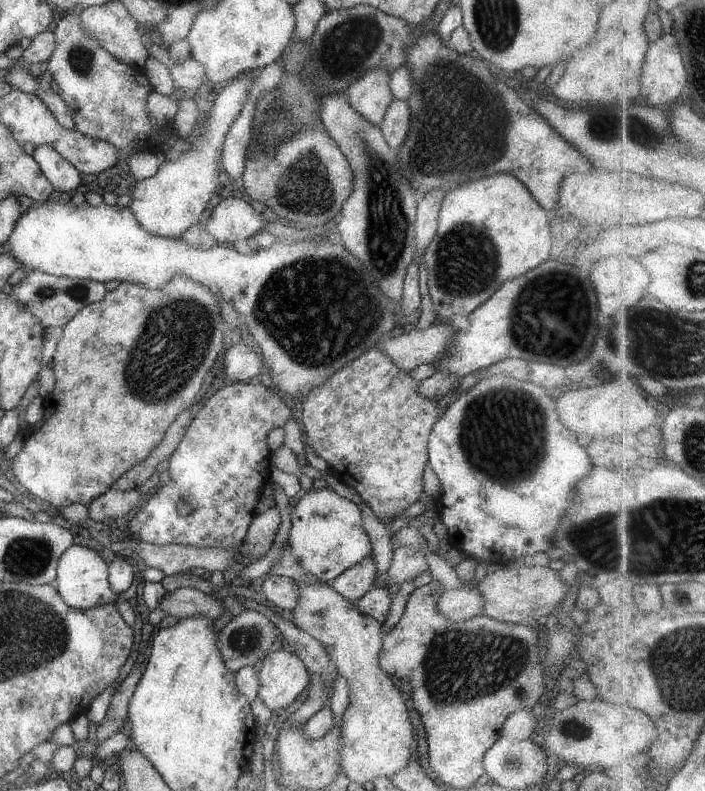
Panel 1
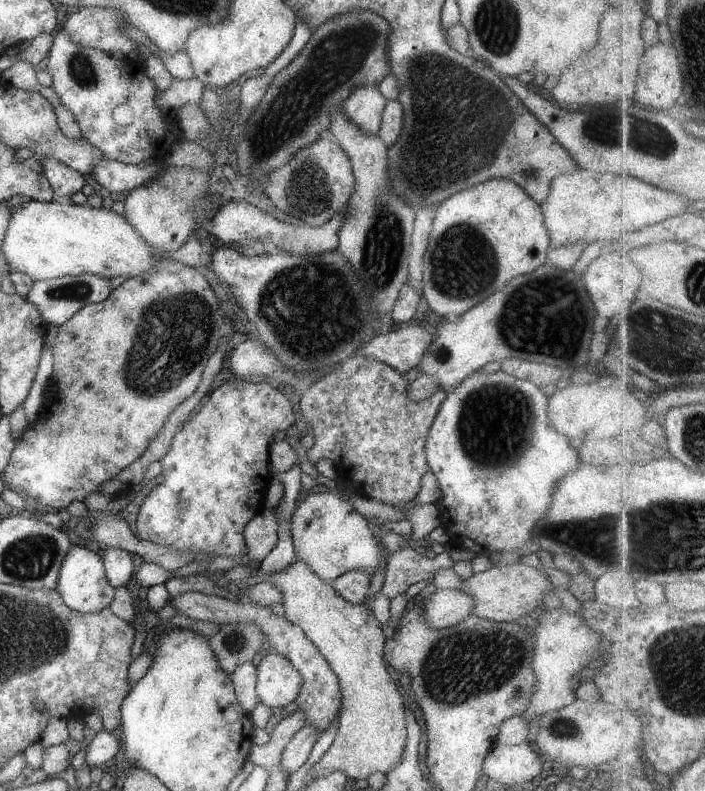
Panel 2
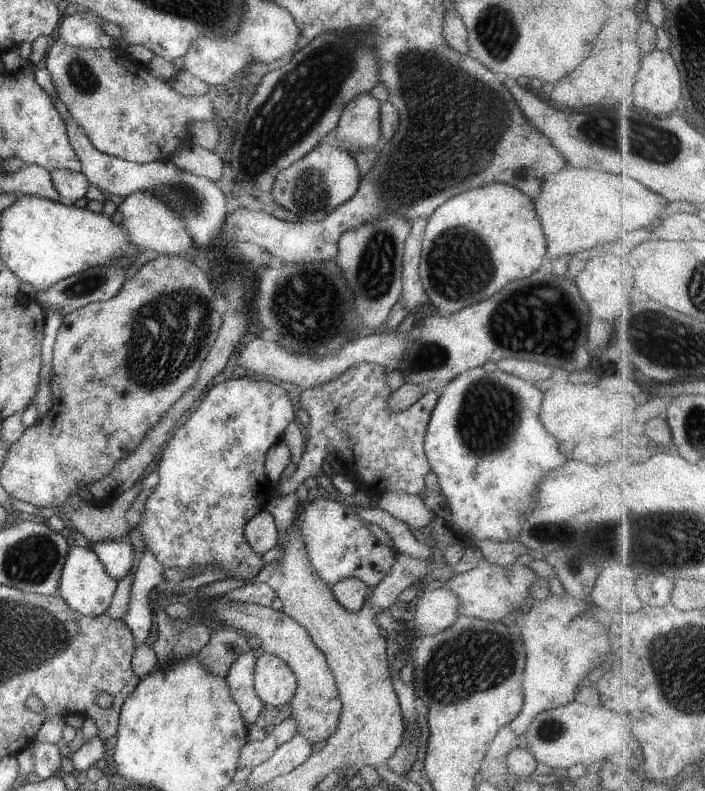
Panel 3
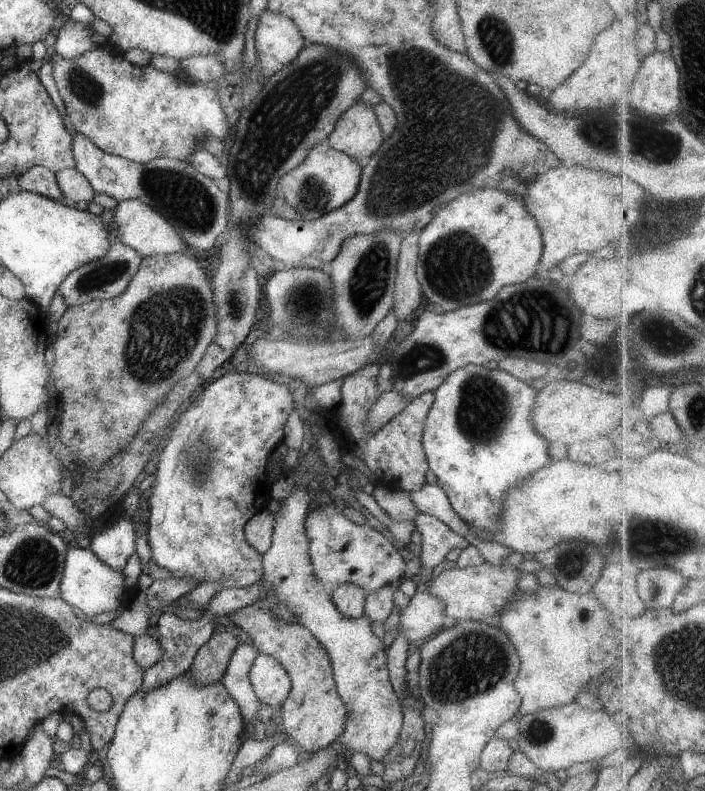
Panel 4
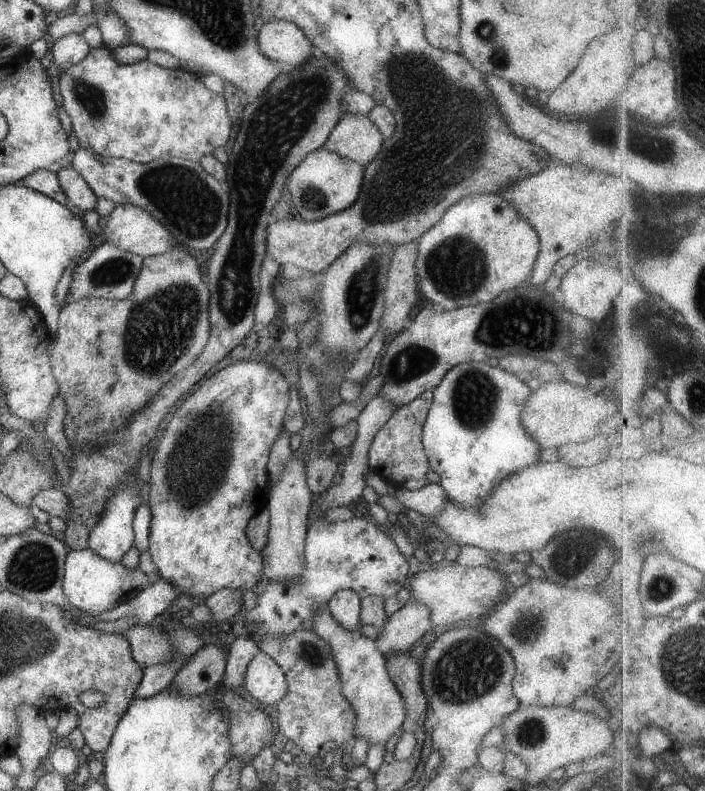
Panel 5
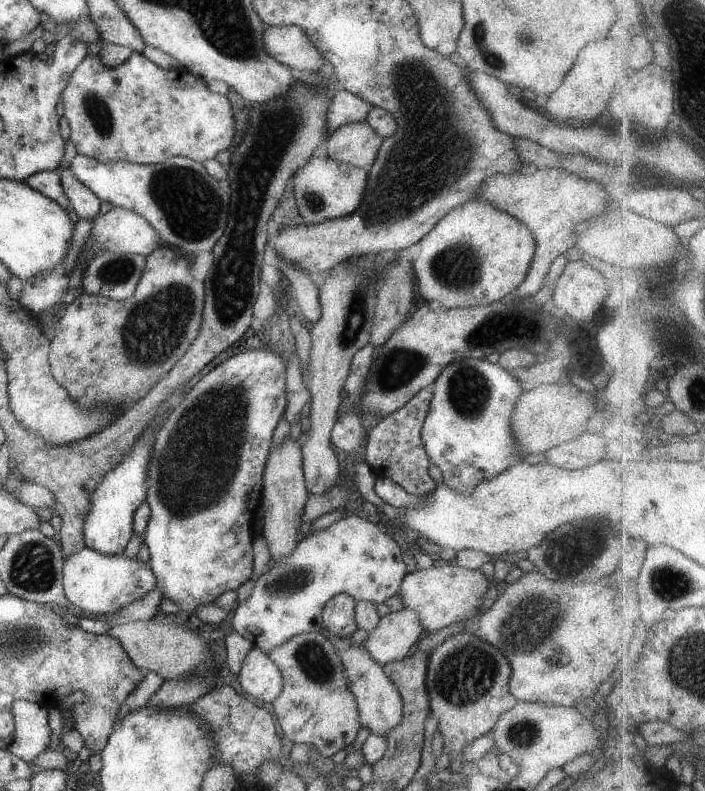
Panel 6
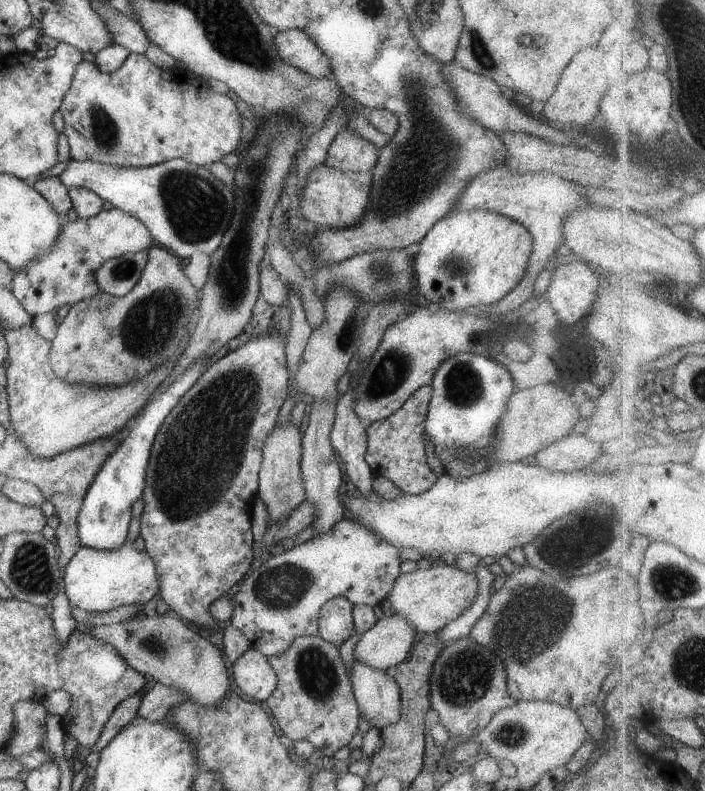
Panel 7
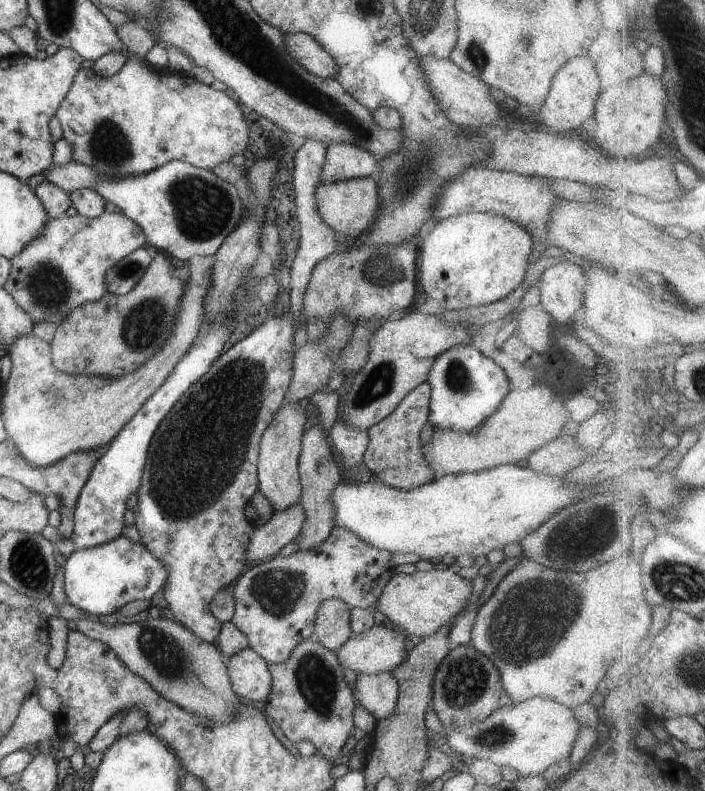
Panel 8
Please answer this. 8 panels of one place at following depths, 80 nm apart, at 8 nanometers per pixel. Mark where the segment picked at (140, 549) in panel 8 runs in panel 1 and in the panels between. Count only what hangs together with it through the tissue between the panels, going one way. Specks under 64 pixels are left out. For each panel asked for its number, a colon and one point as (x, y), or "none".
1: (81, 580)
2: (82, 585)
3: (84, 585)
4: (87, 584)
5: (92, 584)
6: (96, 583)
7: (95, 581)

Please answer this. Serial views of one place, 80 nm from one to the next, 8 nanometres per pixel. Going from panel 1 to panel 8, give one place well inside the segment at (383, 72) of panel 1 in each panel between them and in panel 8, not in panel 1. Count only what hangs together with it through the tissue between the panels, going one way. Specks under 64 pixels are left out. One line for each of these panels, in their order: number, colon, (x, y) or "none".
2: (364, 105)
3: (358, 127)
4: (356, 133)
5: (354, 137)
6: (356, 143)
7: (347, 151)
8: (342, 160)

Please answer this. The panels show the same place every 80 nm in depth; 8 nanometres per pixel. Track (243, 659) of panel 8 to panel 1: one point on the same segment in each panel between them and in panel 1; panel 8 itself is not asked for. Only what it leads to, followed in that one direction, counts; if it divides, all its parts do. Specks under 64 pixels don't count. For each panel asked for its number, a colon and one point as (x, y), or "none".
1: (282, 676)
2: (278, 682)
3: (274, 683)
4: (270, 682)
5: (264, 681)
6: (259, 678)
7: (252, 673)

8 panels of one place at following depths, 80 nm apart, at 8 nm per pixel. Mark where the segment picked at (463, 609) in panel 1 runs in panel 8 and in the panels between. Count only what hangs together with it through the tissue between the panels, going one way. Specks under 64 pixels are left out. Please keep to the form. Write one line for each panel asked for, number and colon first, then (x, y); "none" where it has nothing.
2: (445, 607)
3: (434, 610)
4: (424, 614)
5: (411, 621)
6: (396, 632)
7: (386, 643)
8: (380, 649)

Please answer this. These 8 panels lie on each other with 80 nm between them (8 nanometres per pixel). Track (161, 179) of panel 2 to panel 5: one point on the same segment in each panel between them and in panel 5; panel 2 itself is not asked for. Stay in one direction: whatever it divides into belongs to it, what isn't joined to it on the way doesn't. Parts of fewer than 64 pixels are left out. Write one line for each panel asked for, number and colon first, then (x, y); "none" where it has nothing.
3: (150, 225)
4: (135, 224)
5: (132, 229)

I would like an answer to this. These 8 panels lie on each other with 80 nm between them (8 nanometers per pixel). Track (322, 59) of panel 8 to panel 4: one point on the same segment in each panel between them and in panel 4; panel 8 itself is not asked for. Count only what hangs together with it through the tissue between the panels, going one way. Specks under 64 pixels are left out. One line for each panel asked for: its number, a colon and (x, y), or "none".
4: (275, 35)
5: (279, 40)
6: (287, 44)
7: (294, 47)

